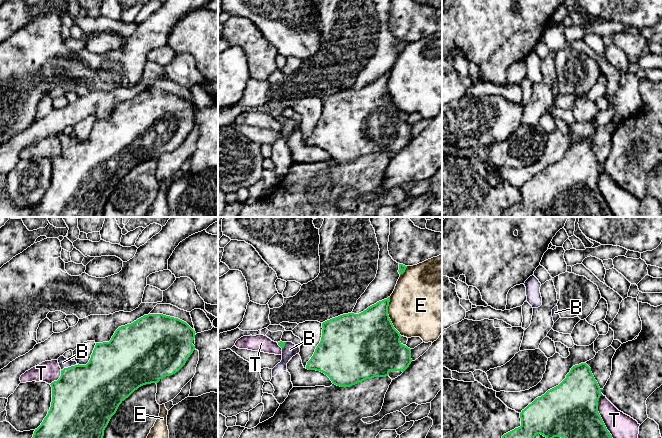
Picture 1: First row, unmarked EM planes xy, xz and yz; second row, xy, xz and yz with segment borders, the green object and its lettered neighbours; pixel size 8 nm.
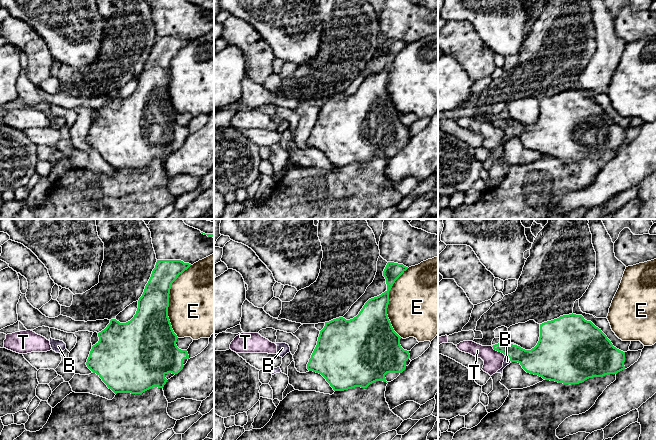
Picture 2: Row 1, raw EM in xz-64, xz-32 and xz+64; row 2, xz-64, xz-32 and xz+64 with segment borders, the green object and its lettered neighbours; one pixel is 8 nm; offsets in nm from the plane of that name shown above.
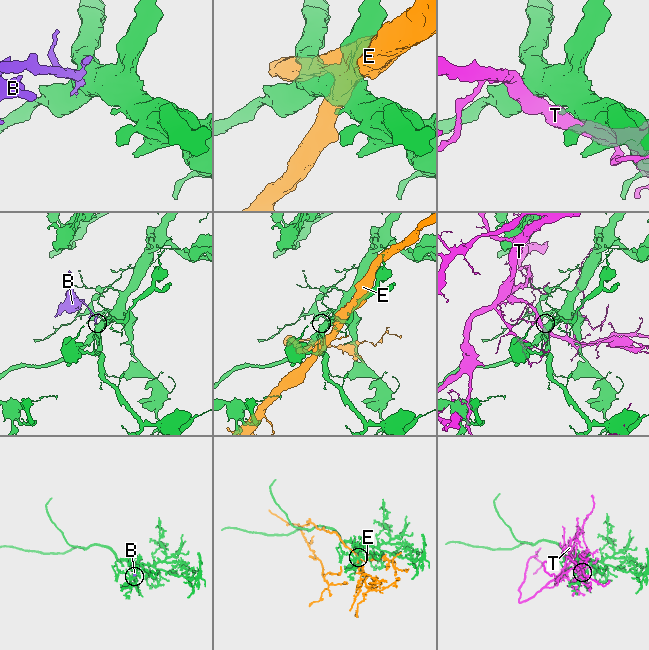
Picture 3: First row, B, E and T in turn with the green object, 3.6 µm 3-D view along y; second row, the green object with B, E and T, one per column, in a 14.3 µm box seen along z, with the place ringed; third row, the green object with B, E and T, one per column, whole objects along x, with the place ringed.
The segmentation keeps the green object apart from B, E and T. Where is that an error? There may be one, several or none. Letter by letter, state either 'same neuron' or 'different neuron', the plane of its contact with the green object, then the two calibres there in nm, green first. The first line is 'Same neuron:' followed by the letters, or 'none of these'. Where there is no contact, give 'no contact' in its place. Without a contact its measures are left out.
Same neuron: B
B: same neuron; meets green in xy; 480 nm thick on the green side, 80 nm on the other
E: different neuron; meets green in xz; 480 nm thick on the green side, 460 nm on the other
T: different neuron; meets green in yz; 440 nm thick on the green side, 220 nm on the other

